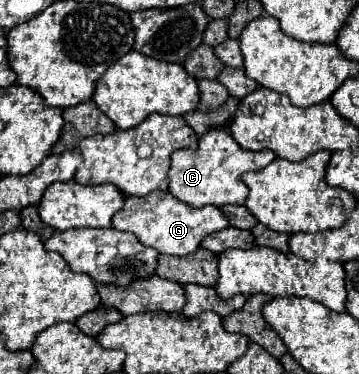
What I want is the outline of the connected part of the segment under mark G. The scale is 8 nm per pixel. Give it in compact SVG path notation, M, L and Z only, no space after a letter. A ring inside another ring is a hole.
M156 191L146 197L136 197L136 195L126 197L124 207L112 217L112 227L118 231L134 233L142 245L154 247L158 253L184 257L186 253L194 253L206 235L226 229L228 219L222 215L218 207L206 205L194 209L178 201L172 193Z

